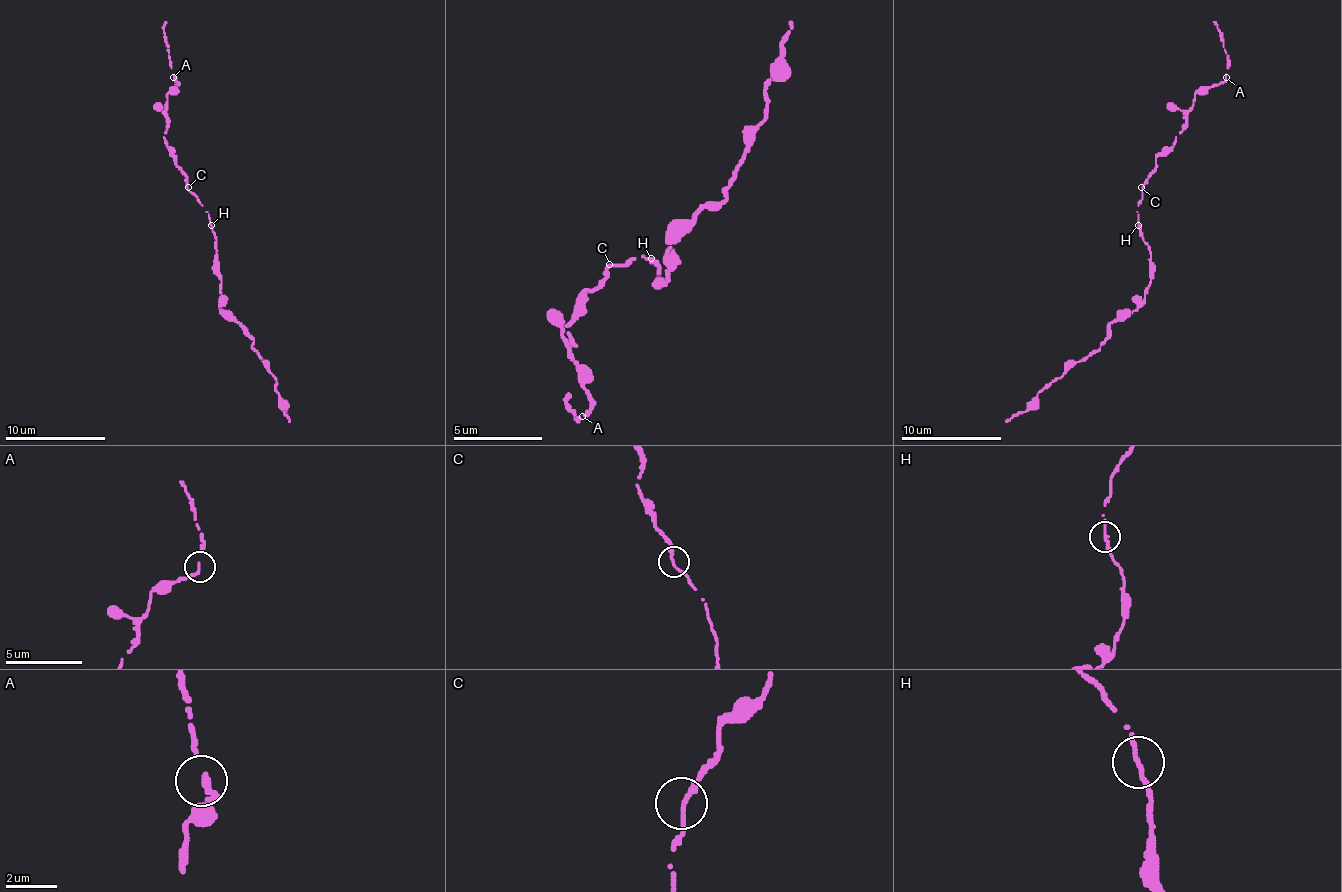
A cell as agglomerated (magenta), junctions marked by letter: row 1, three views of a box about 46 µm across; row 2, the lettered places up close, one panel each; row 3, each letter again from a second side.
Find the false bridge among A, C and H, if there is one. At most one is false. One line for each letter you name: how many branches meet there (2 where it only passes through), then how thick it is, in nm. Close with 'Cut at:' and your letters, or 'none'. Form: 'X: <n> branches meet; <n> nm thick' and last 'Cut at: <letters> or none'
Cut at: none

